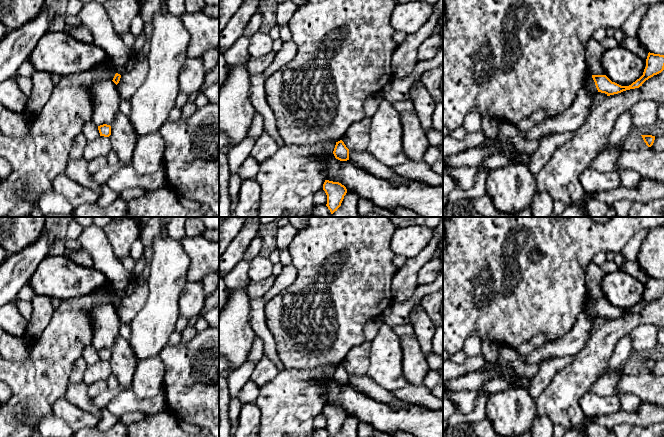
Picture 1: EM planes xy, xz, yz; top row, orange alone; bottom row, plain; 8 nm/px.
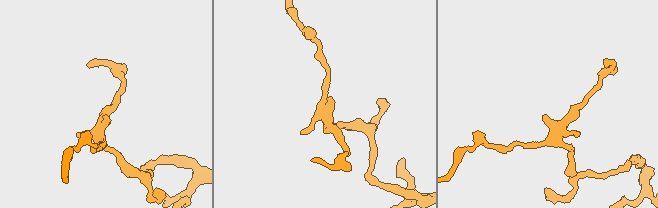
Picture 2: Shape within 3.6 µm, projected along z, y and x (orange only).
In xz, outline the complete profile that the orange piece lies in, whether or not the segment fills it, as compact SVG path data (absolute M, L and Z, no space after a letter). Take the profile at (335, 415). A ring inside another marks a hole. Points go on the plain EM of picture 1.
M325 404L323 414L327 419L326 430L331 437L334 437L341 430L344 420L347 417L347 413L339 406Z

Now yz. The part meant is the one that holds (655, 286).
M649 276L643 299L629 310L621 310L615 306L612 306L606 299L592 299L592 302L598 316L605 317L607 320L610 320L626 314L639 312L646 304L661 297L663 294L664 279Z

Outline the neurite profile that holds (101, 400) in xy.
M119 385L116 389L114 390L105 390L102 393L98 394L94 398L92 398L93 404L99 408L102 409L107 406L107 404L115 398L118 394L120 394L123 390L125 390L124 387Z

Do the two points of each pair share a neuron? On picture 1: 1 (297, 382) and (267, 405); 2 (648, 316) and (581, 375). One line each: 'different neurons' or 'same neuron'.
1: same neuron
2: same neuron

